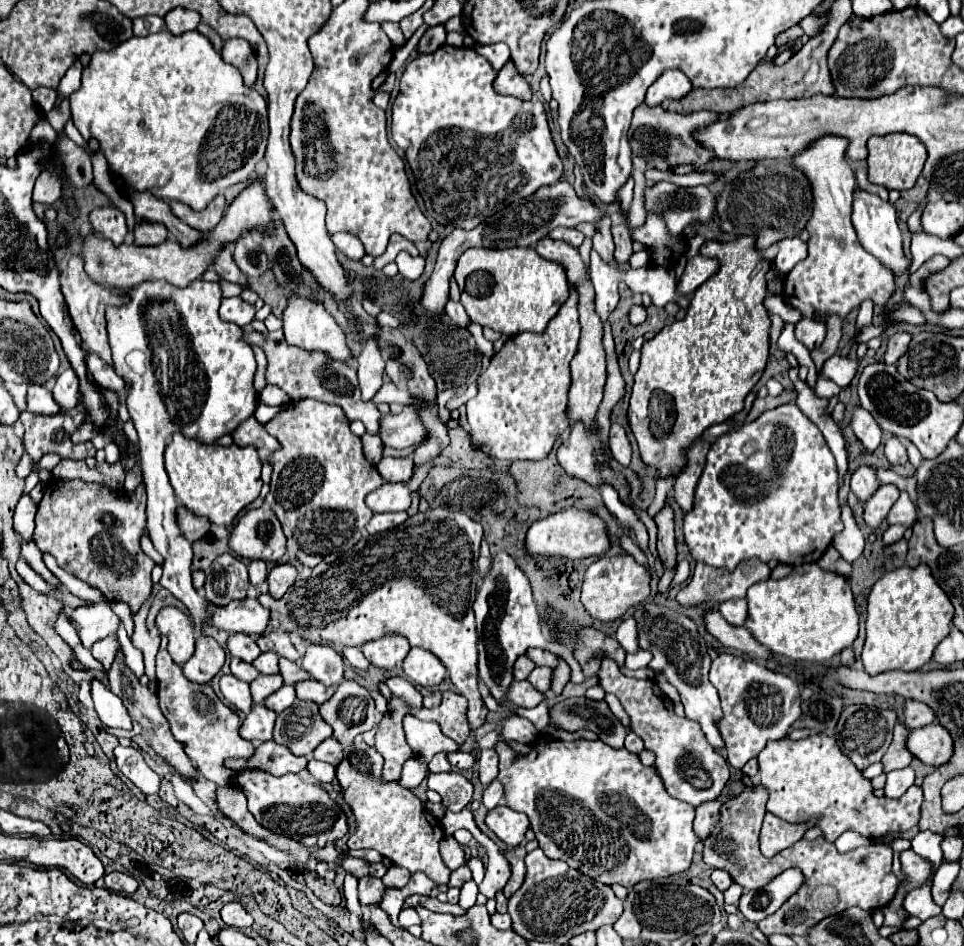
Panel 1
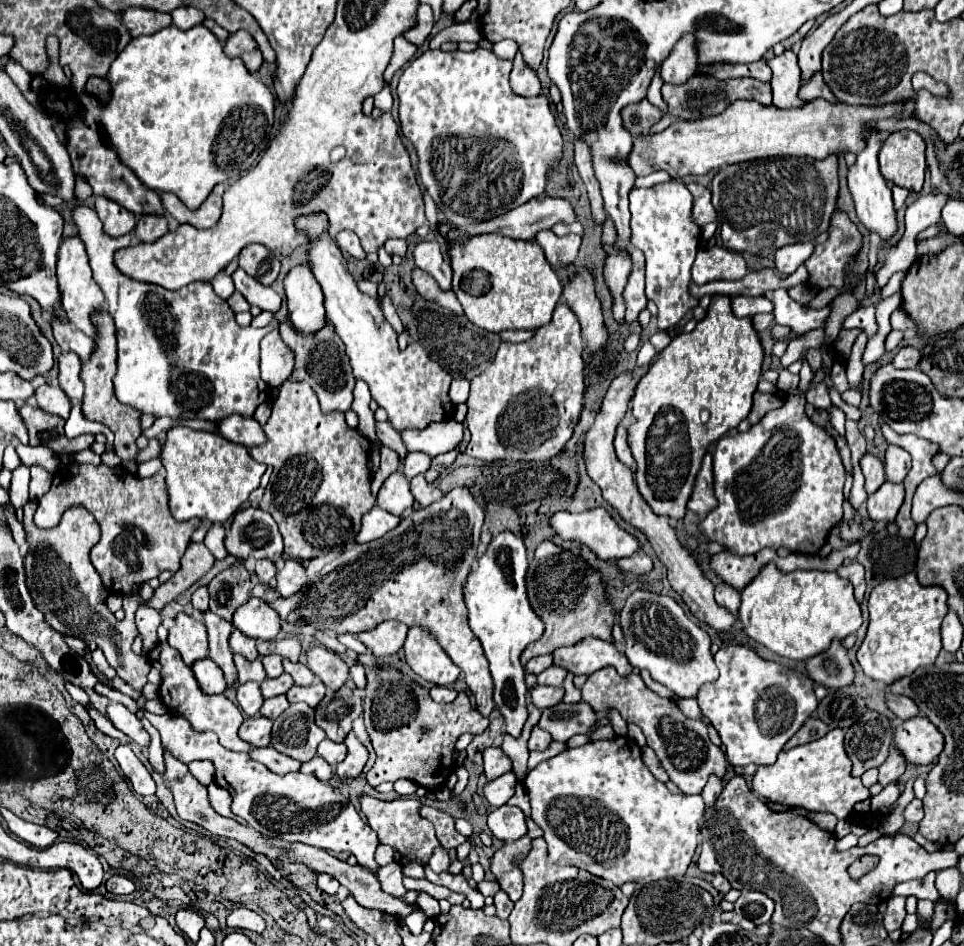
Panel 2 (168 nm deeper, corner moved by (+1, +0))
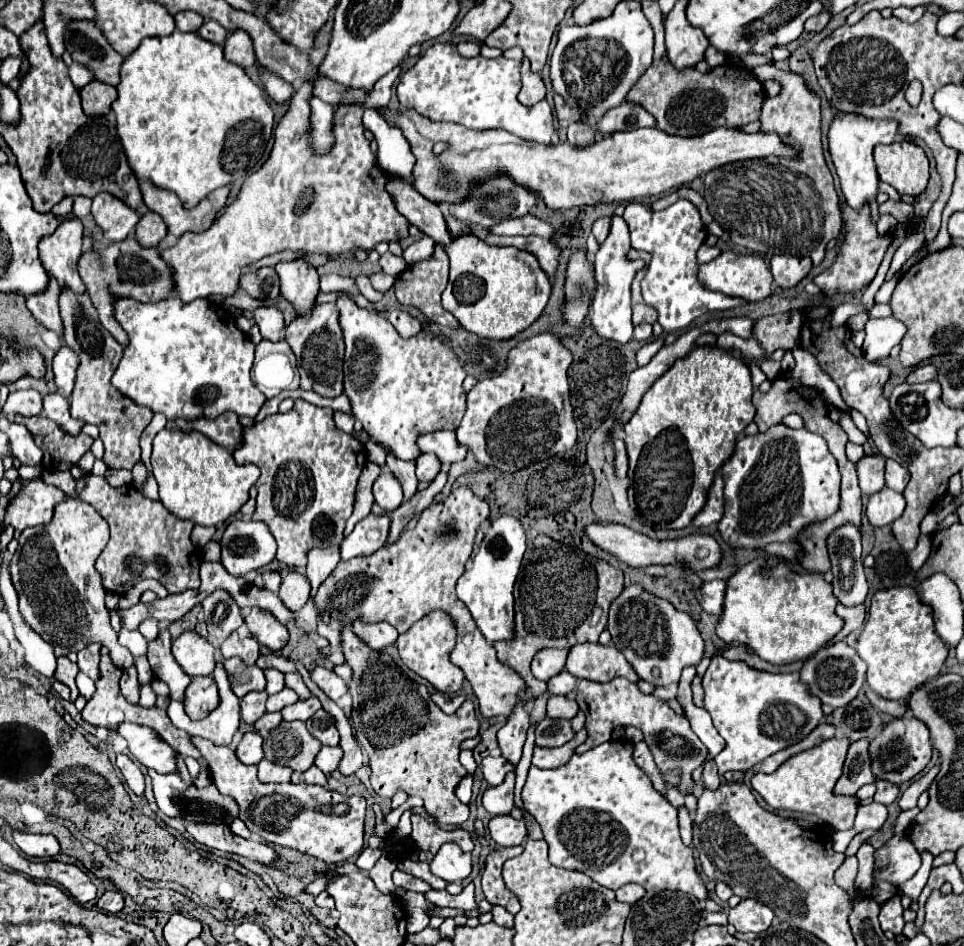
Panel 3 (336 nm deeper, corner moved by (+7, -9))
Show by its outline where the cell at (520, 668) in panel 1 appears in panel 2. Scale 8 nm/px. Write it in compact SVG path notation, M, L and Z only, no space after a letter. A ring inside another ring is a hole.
M541 655L541 657L529 659L527 665L525 665L525 671L527 671L527 673L533 673L533 675L539 675L539 673L545 671L549 665L553 665L551 655Z

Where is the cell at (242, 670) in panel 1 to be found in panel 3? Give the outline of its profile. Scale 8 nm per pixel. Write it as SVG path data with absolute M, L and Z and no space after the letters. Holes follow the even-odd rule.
M229 658L225 660L225 670L229 674L231 690L237 698L243 698L247 692L261 692L265 690L265 674L259 666L247 666L239 658Z

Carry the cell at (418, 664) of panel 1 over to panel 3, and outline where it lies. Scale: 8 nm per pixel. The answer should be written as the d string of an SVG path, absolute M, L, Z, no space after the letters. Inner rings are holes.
M433 610L431 614L423 616L419 622L415 622L405 634L399 634L397 638L397 648L401 654L401 660L419 676L423 676L425 680L429 680L439 692L445 694L453 694L461 688L465 674L461 668L457 668L449 656L455 648L455 640L457 640L457 628L455 622L451 620L451 616L447 616L445 610Z

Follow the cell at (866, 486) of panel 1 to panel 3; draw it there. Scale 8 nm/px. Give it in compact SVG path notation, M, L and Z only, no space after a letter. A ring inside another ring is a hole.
M863 456L857 462L859 486L861 486L863 494L871 496L885 486L883 472L885 472L885 458L883 456Z

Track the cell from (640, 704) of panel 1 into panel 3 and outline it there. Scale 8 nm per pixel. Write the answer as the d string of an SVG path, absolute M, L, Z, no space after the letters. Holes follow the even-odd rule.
M615 678L605 684L593 680L579 680L577 704L587 718L585 720L587 740L577 748L579 754L599 746L601 742L607 742L611 738L613 728L617 726L635 726L643 730L645 742L661 772L667 772L671 768L683 770L683 786L691 784L691 772L699 768L707 756L705 744L691 730L689 720L685 718L683 708L677 702L667 702L651 694L643 694L639 686L635 682L629 682L627 678Z

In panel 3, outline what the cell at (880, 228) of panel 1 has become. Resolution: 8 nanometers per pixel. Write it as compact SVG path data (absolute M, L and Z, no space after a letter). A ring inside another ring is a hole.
M837 112L829 126L829 154L835 164L835 172L841 182L841 192L851 208L861 208L865 202L875 198L877 194L877 170L873 162L873 148L875 144L891 144L899 136L899 122L891 118L871 120L861 114L851 112Z

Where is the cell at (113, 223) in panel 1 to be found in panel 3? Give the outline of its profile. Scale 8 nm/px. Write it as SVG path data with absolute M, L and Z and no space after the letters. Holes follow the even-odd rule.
M101 192L99 196L93 198L91 214L95 222L105 230L105 238L109 242L125 240L141 218L137 210L129 208L123 200L109 192Z

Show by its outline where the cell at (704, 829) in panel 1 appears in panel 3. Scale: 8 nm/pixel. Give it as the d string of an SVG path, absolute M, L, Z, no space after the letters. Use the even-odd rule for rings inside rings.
M709 760L705 764L705 770L703 770L703 784L711 790L719 788L719 774L717 774L717 764L713 760Z

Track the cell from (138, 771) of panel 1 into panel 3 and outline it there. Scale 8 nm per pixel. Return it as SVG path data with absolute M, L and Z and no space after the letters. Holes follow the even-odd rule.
M119 754L119 756L117 756L117 766L119 766L119 770L123 772L127 786L129 786L137 796L143 796L145 778L143 778L143 772L139 770L139 766L137 766L129 756L125 756L125 754Z

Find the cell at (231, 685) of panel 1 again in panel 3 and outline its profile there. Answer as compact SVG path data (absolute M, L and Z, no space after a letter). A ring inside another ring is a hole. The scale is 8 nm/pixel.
M249 692L241 698L241 718L247 724L255 724L265 714L265 702L269 694L267 692Z

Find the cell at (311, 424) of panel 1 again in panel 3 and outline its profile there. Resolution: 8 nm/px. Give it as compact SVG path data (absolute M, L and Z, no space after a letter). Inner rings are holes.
M297 400L287 414L273 414L265 420L243 428L241 442L237 444L235 462L251 462L259 466L261 476L257 480L257 510L253 520L261 520L269 526L277 542L277 560L291 570L303 570L307 564L307 552L311 548L327 548L343 542L345 522L353 512L355 488L361 470L367 464L365 446L351 434L341 432L331 420L331 408L319 408L305 400Z

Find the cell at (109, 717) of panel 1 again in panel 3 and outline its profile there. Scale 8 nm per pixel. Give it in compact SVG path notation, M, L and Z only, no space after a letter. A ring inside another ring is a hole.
M121 724L117 732L129 742L131 754L147 768L159 774L177 772L177 750L173 750L153 728L139 724Z

